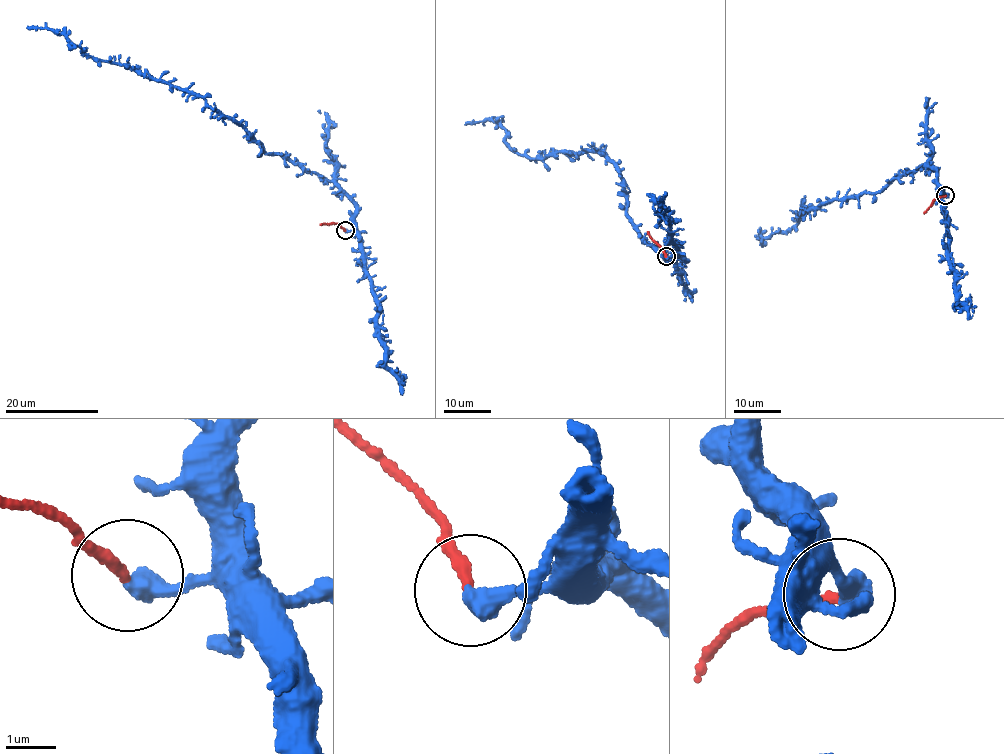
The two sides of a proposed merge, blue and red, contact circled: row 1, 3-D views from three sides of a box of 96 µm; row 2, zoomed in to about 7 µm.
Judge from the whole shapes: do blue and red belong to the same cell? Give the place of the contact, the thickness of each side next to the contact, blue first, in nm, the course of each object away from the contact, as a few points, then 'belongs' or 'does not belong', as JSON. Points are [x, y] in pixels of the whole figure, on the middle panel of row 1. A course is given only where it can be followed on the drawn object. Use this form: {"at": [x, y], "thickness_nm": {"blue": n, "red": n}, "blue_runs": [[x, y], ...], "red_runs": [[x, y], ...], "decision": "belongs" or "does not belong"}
{"at": [666, 256], "thickness_nm": {"blue": 420, "red": 220}, "blue_runs": [[666, 256], [686, 261], [643, 239], [607, 155], [529, 158], [508, 145], [500, 122], [464, 124]], "red_runs": [[666, 256], [647, 231]], "decision": "does not belong"}

